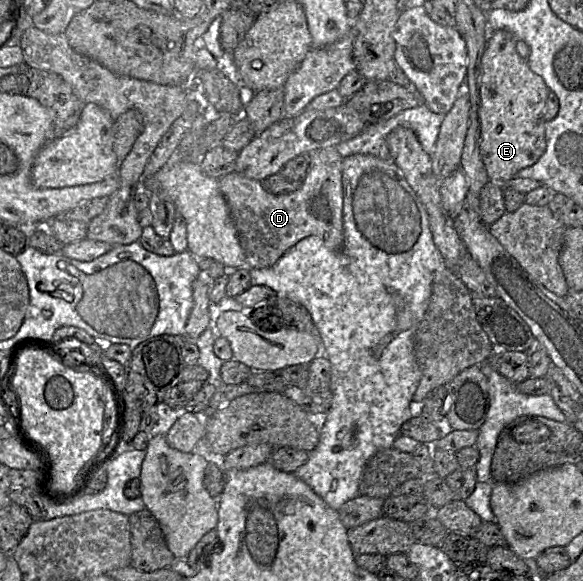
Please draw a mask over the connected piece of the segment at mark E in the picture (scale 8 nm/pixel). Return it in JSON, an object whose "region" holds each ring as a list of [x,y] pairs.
{"region":[[[509,30],[491,31],[481,61],[480,149],[490,182],[494,184],[506,184],[521,169],[533,165],[546,150],[544,112],[550,89],[518,53],[517,42]]]}

